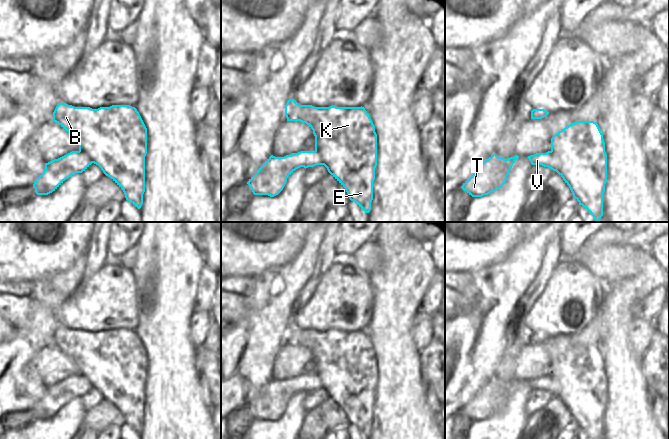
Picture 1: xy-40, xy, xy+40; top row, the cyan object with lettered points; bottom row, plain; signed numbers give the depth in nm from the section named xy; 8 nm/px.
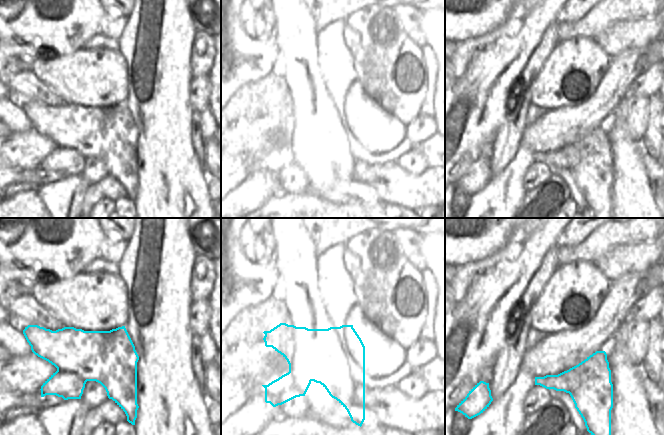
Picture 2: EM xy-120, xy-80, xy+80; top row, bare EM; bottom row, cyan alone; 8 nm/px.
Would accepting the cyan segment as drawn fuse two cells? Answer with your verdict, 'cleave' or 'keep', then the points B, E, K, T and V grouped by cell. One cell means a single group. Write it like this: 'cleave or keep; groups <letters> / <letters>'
cleave; groups B E K / T V

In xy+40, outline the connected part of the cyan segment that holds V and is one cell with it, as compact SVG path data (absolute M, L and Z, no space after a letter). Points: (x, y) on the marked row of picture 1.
M551 151L546 153L536 153L528 156L527 158L532 165L542 165L556 172L561 168L561 160Z

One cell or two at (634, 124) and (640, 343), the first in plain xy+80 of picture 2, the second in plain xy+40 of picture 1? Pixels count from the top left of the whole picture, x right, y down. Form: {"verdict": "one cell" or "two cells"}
{"verdict": "one cell"}

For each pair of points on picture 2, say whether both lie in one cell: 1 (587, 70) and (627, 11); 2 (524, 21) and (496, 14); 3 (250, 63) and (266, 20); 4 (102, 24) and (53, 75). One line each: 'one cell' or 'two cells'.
1: two cells
2: two cells
3: two cells
4: two cells

